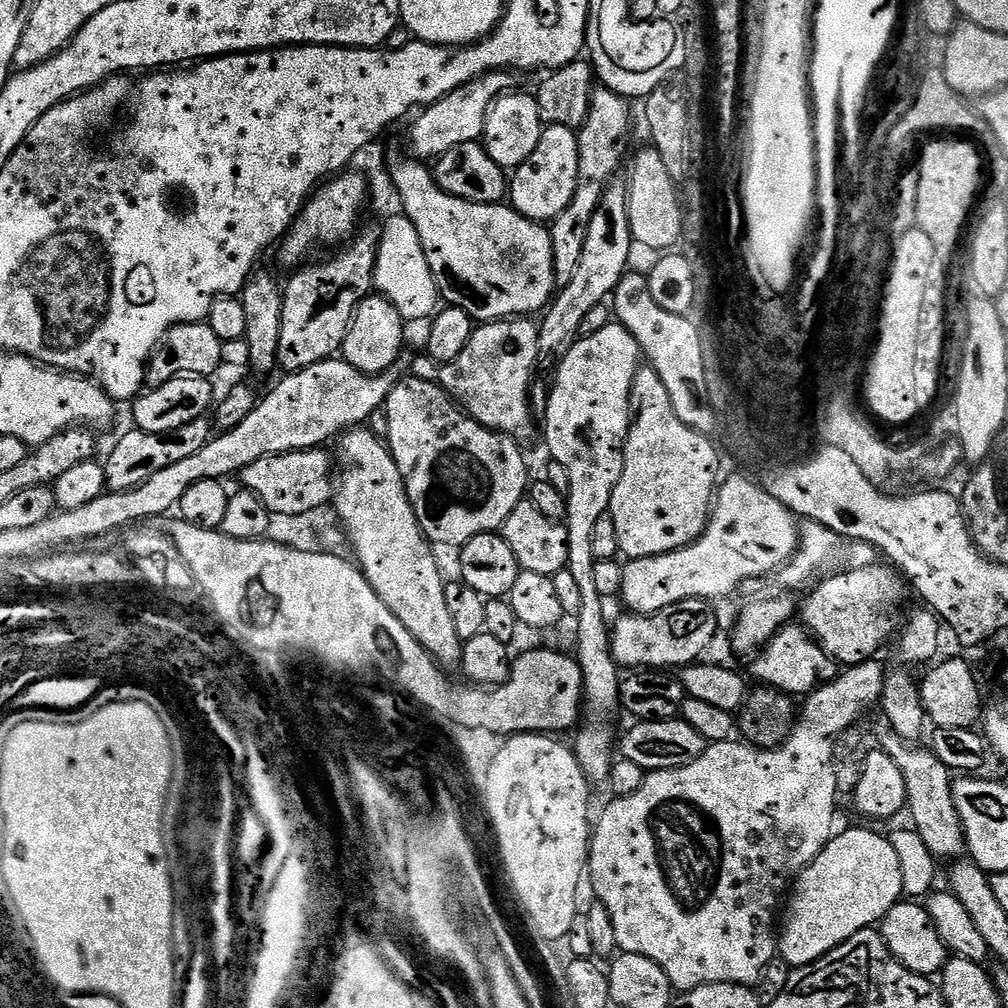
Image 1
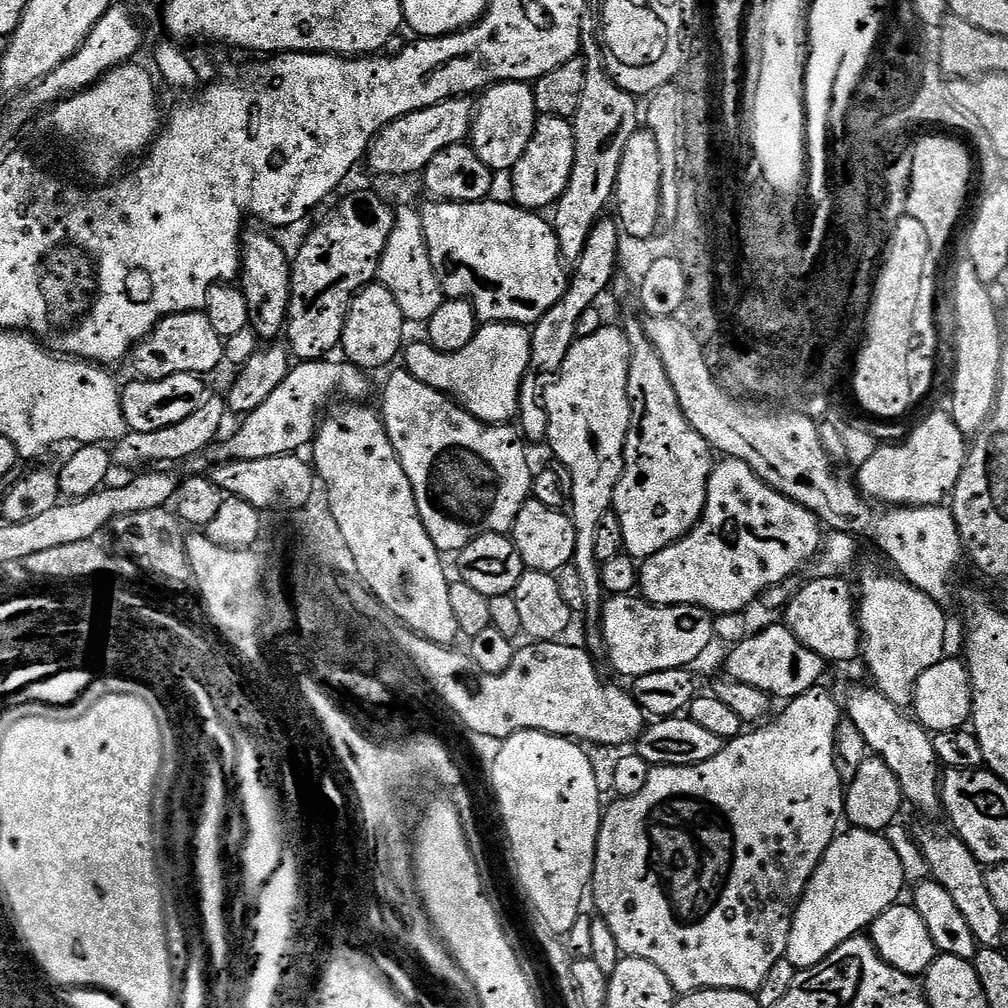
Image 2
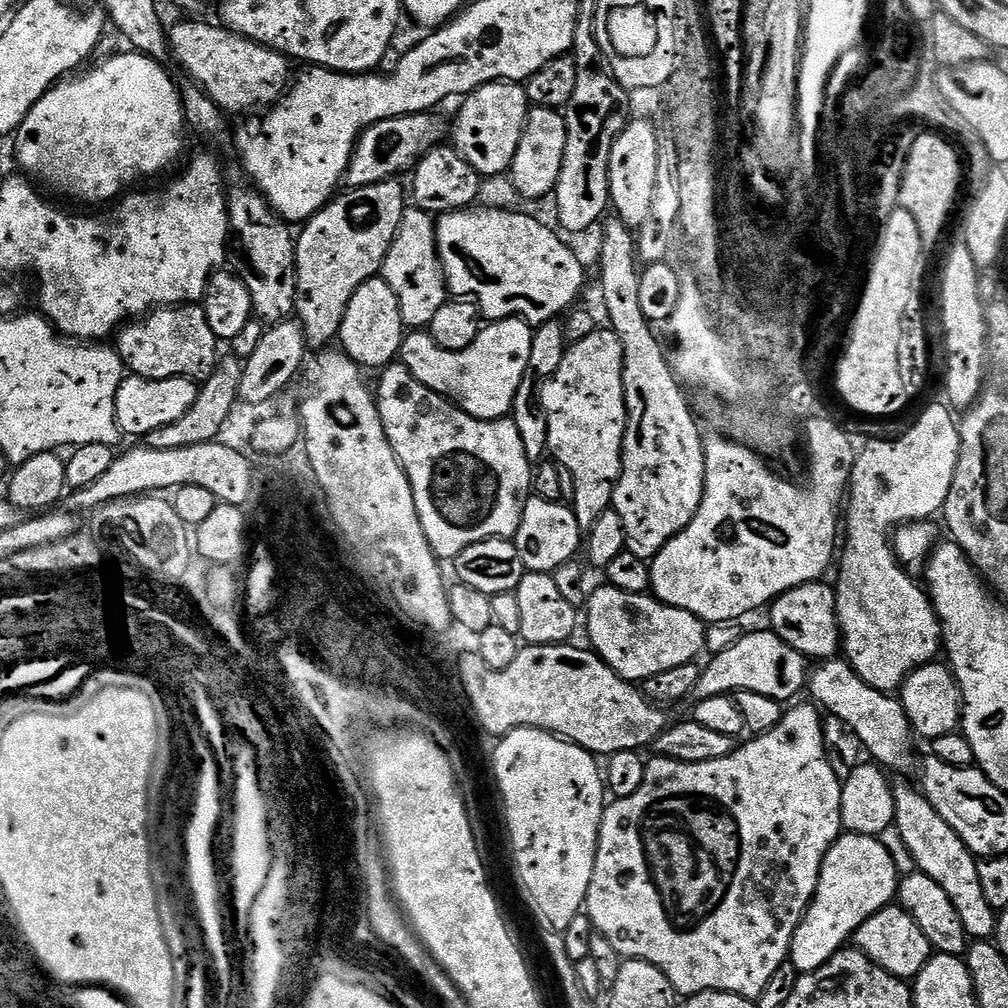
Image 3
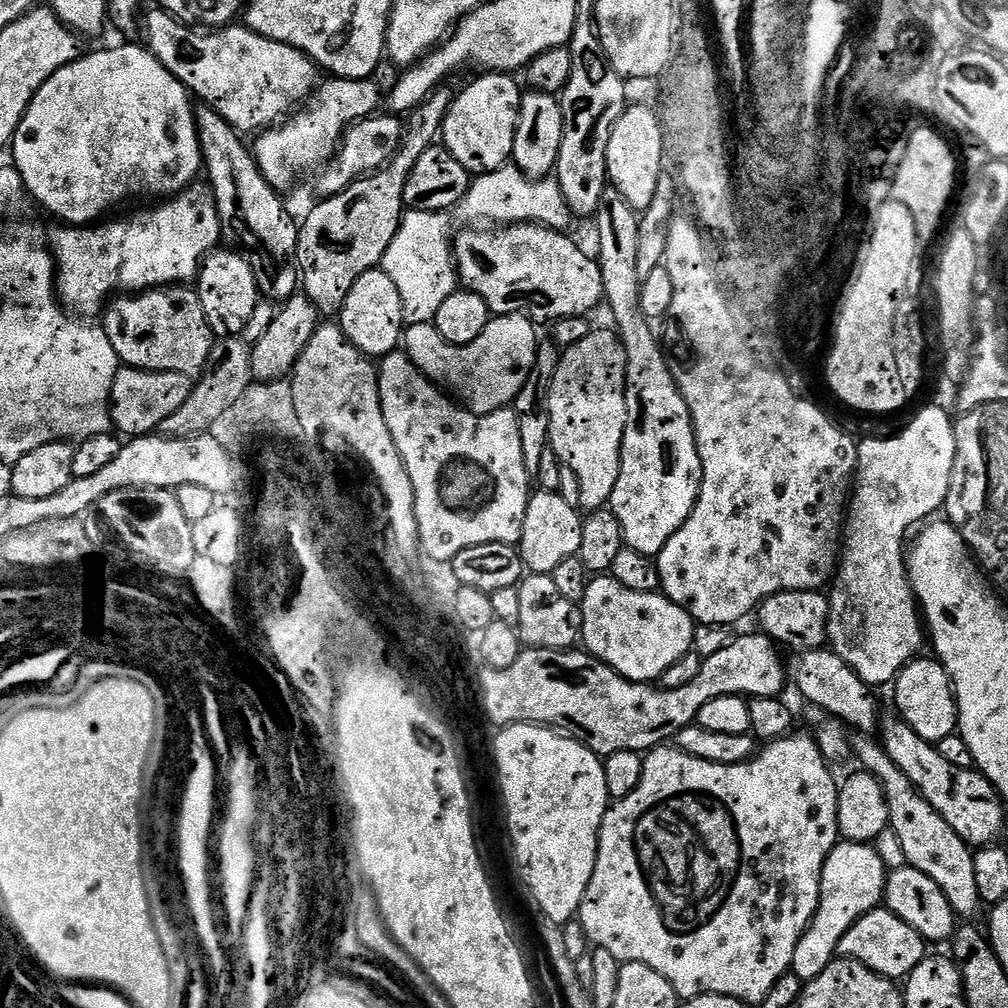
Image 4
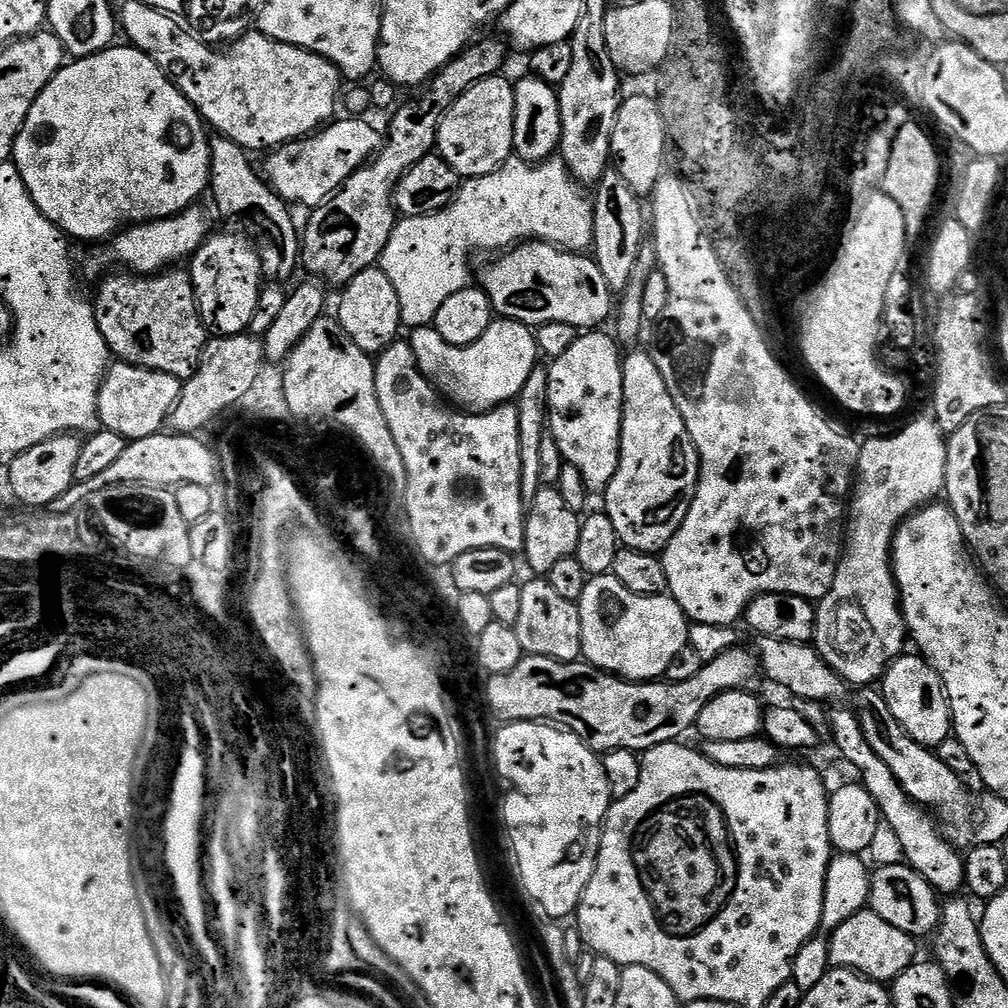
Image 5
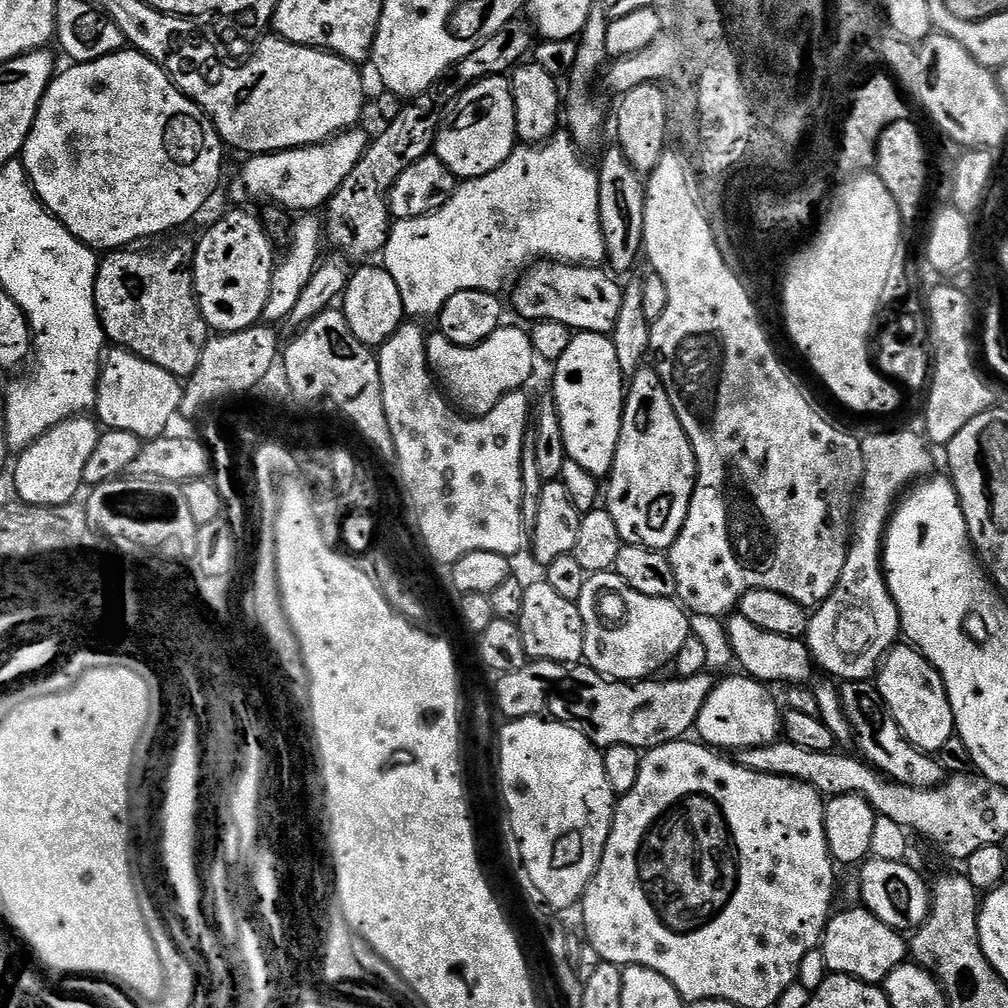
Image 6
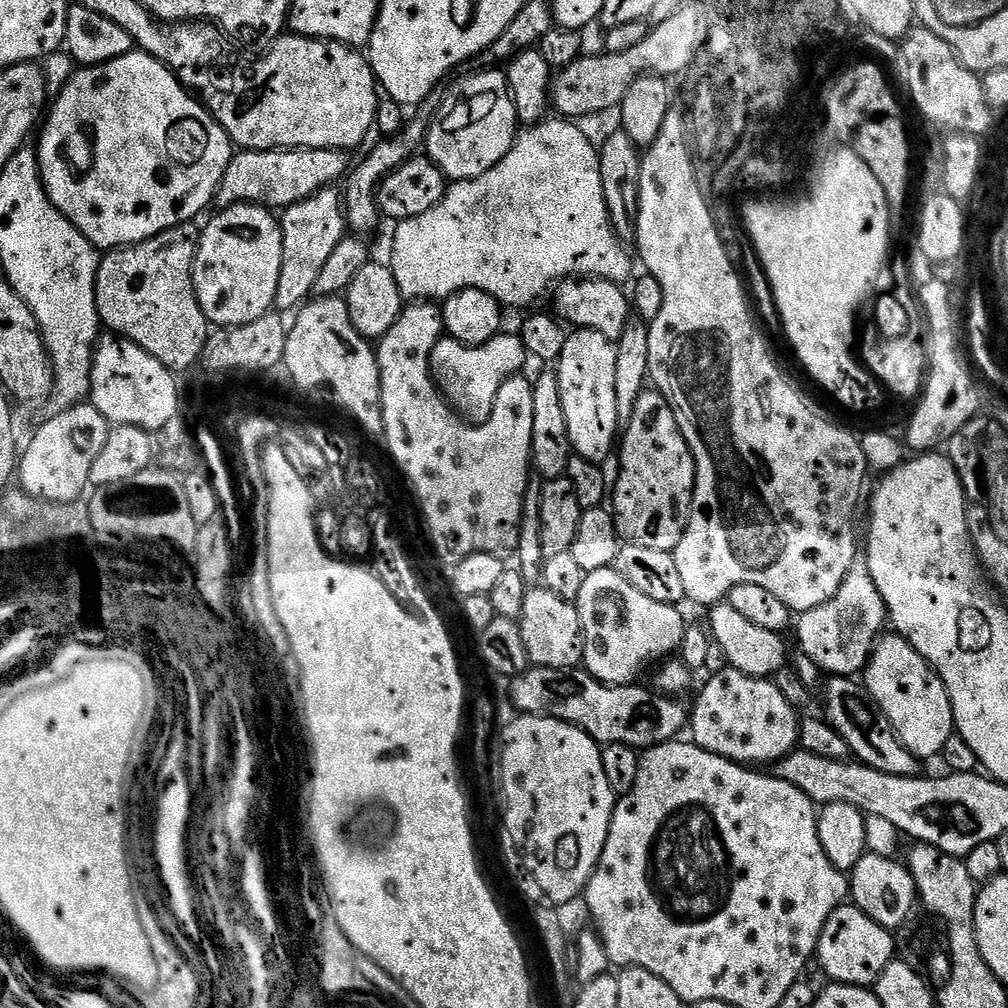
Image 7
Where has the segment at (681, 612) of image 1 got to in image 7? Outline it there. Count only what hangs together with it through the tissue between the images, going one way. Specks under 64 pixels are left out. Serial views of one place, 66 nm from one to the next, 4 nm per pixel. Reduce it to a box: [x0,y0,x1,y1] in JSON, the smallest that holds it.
[574,567,686,685]

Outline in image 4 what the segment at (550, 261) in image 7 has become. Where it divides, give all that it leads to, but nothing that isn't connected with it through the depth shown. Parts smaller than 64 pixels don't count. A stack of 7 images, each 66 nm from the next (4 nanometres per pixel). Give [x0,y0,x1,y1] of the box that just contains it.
[380,162,574,325]

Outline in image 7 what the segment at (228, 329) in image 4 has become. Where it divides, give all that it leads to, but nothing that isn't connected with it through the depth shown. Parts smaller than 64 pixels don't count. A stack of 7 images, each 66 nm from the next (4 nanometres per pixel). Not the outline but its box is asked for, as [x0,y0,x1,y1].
[192,203,282,328]

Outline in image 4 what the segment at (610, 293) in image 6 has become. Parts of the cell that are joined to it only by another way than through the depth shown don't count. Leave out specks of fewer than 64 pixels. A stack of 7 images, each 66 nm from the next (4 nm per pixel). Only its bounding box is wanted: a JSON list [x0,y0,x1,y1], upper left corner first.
[452,224,604,325]

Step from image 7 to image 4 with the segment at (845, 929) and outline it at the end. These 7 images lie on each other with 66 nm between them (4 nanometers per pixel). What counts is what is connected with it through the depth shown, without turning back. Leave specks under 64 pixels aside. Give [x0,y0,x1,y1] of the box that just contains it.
[838,906,926,982]

